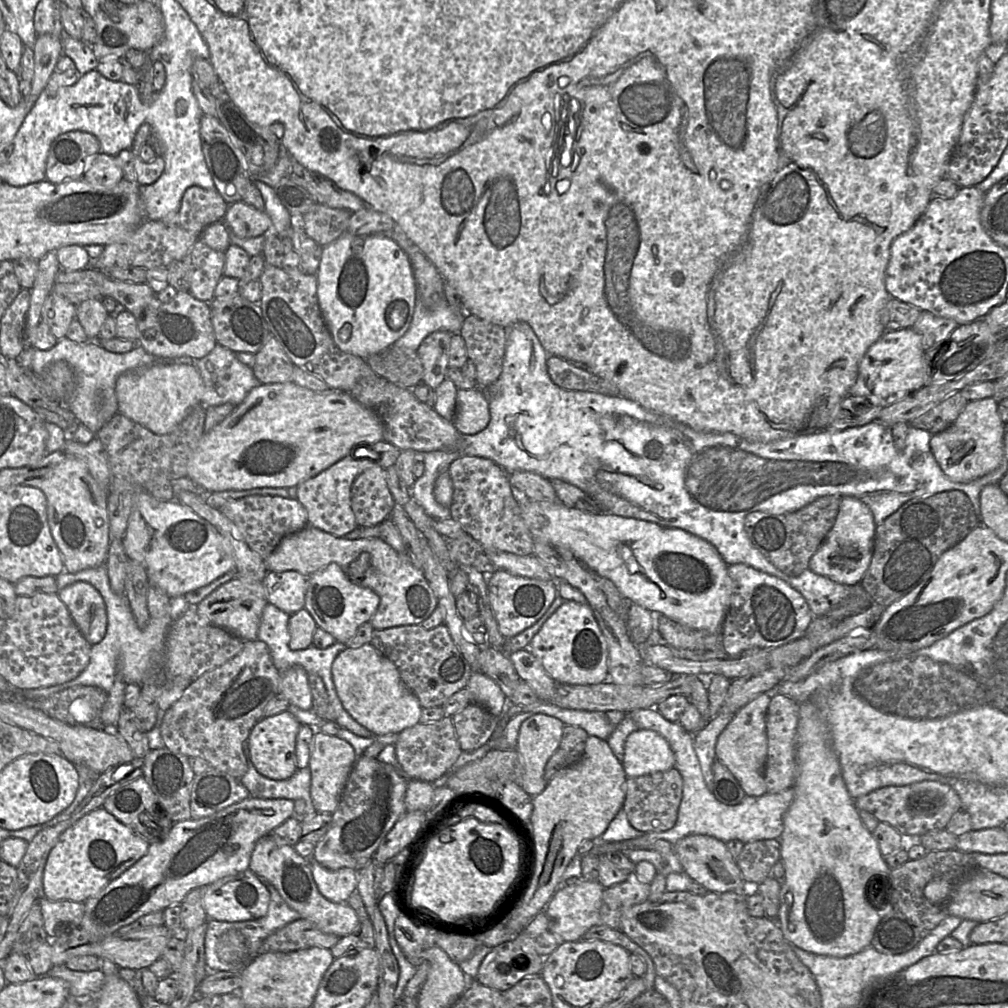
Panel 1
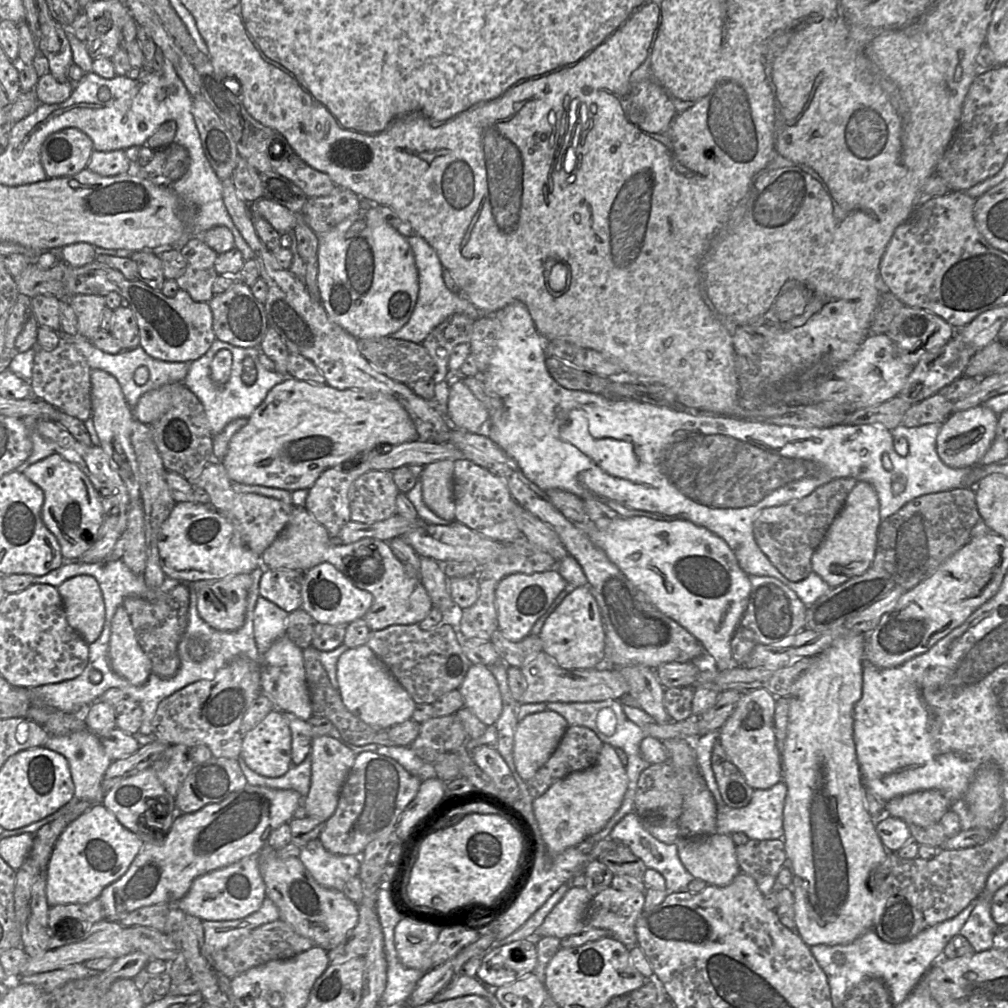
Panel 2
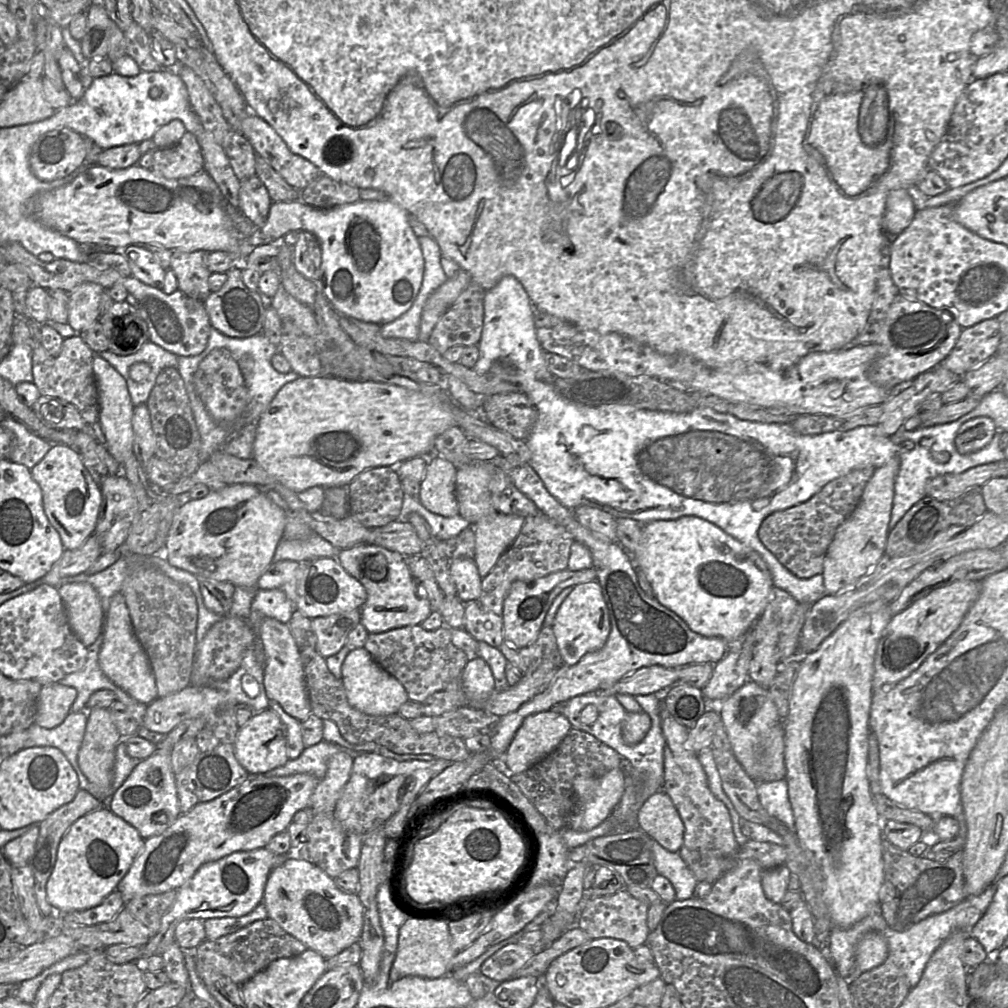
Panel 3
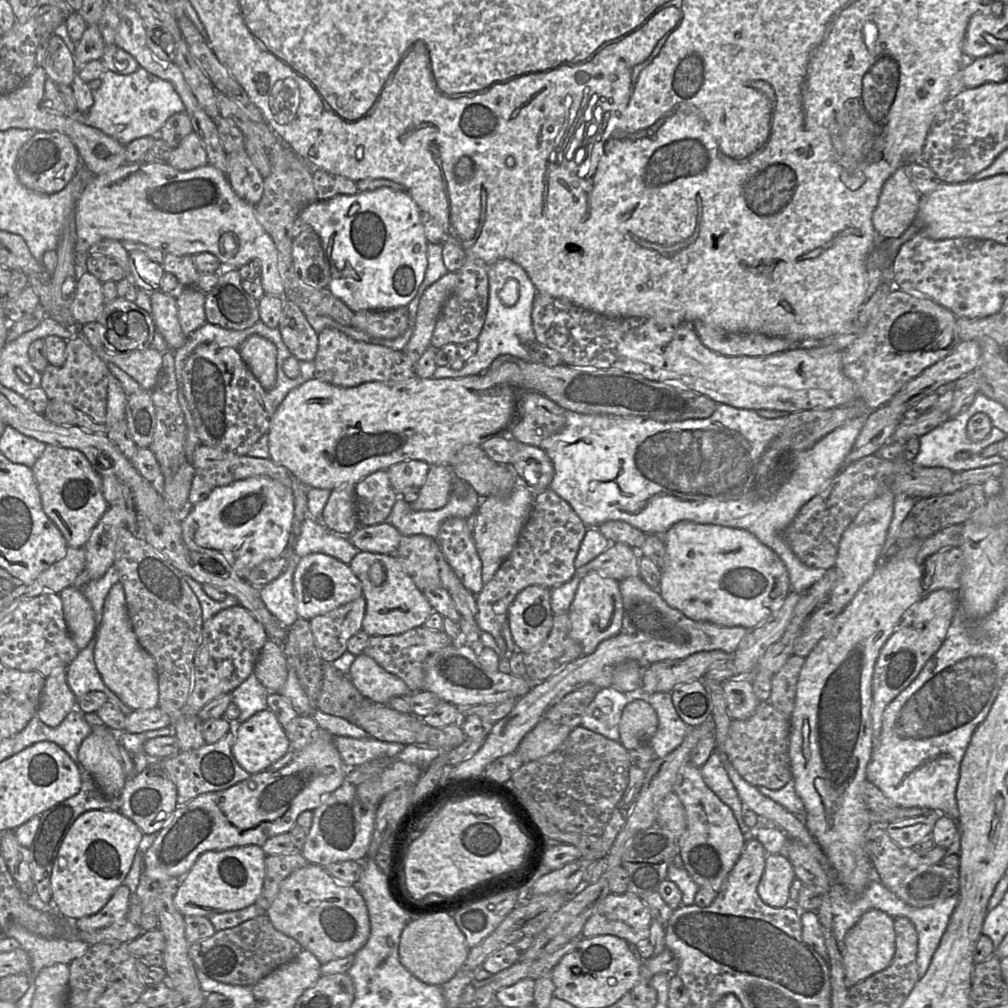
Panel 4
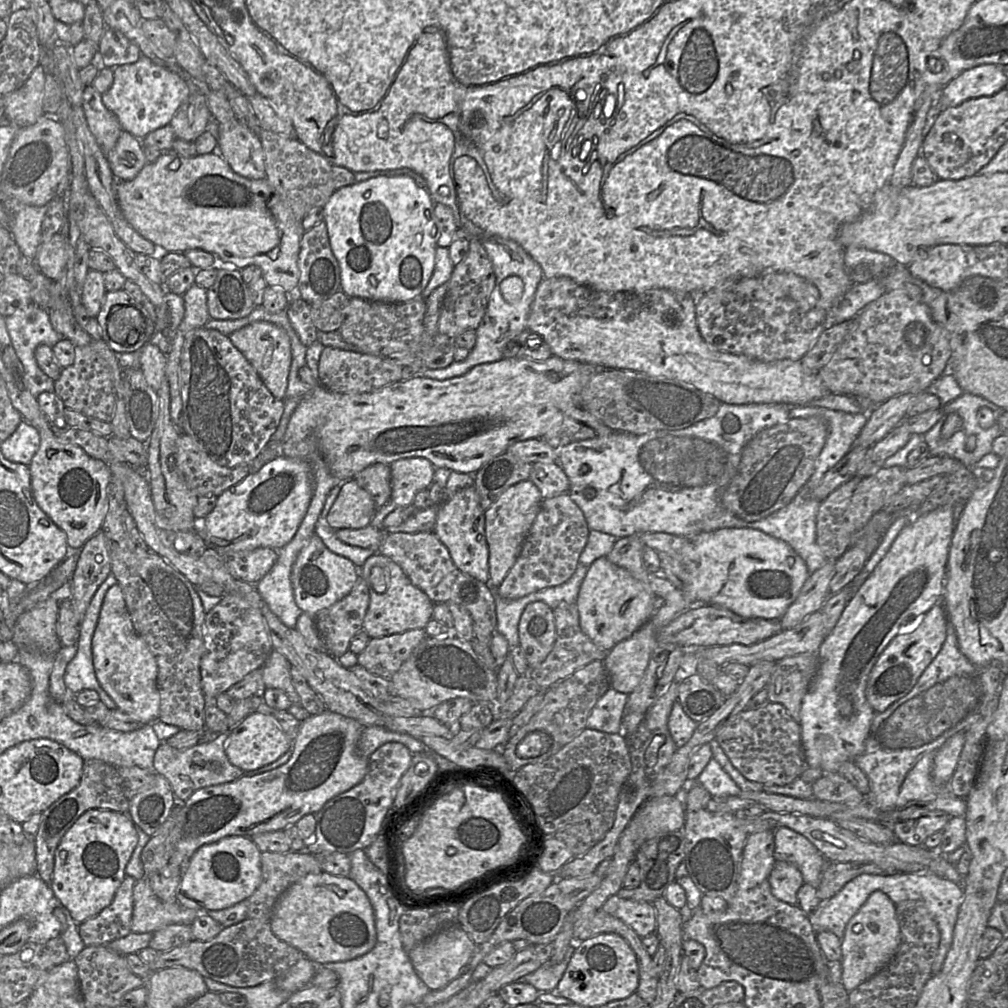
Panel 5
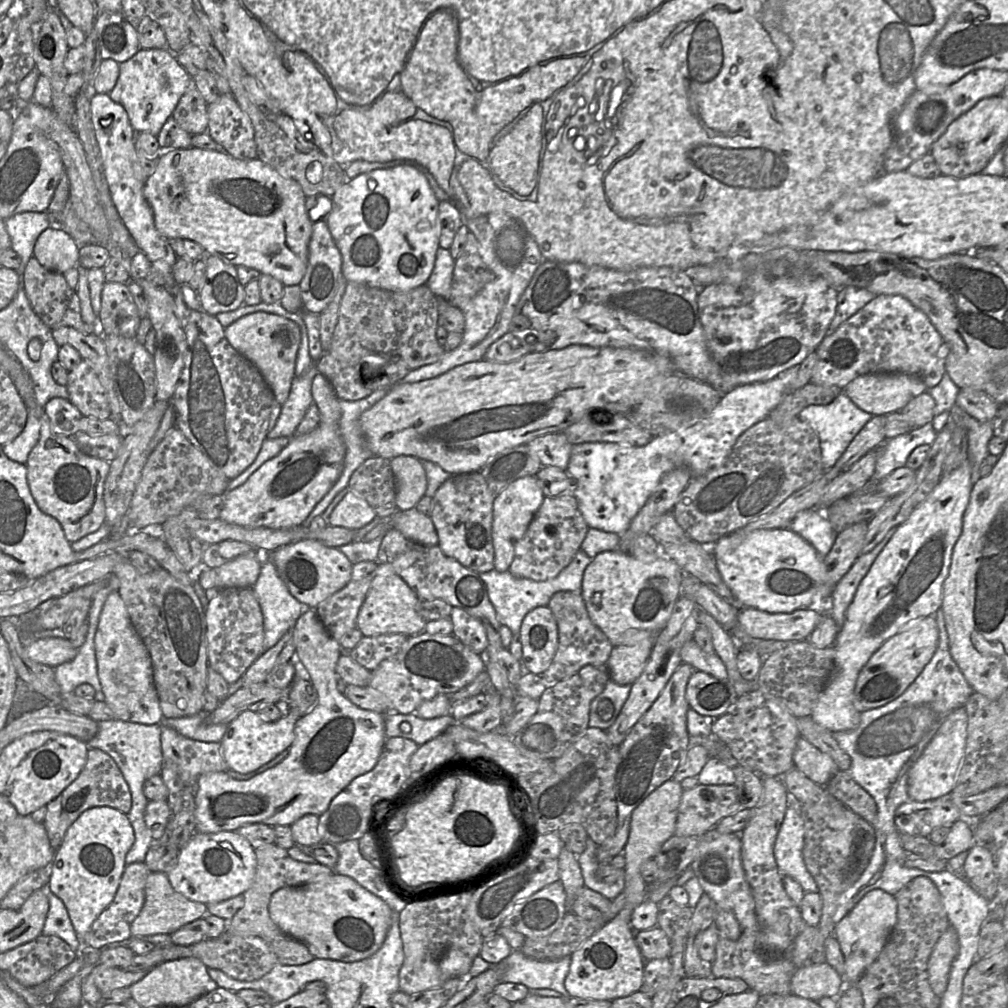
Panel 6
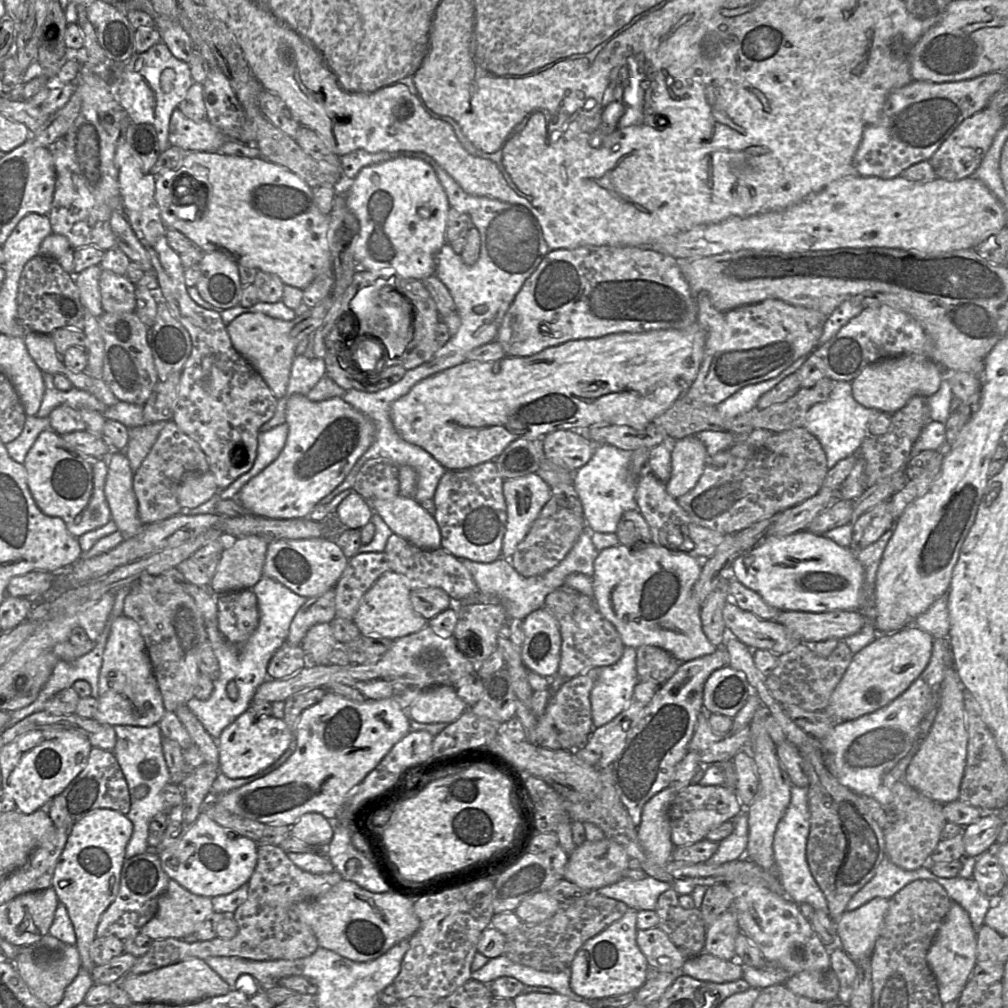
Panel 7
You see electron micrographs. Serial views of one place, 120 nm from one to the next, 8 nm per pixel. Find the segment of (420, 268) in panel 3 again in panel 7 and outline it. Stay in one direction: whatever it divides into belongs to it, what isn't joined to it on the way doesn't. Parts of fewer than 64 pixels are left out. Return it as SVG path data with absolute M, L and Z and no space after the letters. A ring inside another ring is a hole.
M398 156L385 162L363 167L355 179L348 182L347 191L345 192L346 203L348 208L359 221L359 232L354 237L354 258L358 263L358 266L362 269L371 271L391 269L395 270L398 275L403 278L412 278L420 281L435 274L436 255L441 247L446 244L445 230L450 204L448 202L447 194L443 189L433 167L419 158Z

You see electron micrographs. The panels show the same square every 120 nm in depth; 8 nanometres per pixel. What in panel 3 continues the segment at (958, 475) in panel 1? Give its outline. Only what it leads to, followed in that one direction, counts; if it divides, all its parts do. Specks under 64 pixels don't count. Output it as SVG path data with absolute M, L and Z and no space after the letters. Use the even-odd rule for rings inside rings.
M978 416L964 422L957 431L955 447L960 454L968 454L984 448L993 438L997 428L994 421Z

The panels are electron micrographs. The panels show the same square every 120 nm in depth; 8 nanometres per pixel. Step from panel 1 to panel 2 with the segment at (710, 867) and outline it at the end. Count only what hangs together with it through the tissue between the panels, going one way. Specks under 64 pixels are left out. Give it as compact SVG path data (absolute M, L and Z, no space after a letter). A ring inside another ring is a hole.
M713 833L701 837L680 837L678 856L685 869L709 885L727 886L740 872L736 845L731 835Z

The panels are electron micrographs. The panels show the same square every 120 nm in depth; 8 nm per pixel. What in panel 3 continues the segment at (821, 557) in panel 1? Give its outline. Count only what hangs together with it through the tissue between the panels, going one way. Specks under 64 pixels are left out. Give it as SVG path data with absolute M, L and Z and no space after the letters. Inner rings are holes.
M895 456L883 466L876 468L863 490L859 503L837 528L826 552L823 570L820 574L823 576L826 594L835 595L853 586L869 573L884 554L889 532L888 524L894 497L895 478L899 467L899 458Z

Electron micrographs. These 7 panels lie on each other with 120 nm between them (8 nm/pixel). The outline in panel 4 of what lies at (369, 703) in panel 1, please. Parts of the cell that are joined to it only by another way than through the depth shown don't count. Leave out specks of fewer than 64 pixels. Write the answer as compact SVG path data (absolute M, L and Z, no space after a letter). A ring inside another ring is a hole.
M364 653L355 657L348 676L357 691L374 703L386 705L391 698L410 693L400 678L385 671Z

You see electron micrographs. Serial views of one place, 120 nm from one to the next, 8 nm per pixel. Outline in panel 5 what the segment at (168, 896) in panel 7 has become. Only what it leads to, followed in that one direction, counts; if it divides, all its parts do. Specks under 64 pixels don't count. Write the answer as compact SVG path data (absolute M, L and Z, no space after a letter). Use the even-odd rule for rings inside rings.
M147 878L140 879L133 887L133 914L130 928L133 933L153 933L168 925L190 925L198 915L207 915L207 912L184 908L177 901L165 903L154 894Z

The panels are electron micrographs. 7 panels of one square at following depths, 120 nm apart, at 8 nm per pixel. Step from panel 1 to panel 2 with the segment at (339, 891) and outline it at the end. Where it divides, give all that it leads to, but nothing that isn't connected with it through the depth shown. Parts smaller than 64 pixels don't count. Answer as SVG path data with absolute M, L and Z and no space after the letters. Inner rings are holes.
M319 838L301 848L299 859L318 884L342 892L347 881L359 874L361 865L359 856L327 851Z

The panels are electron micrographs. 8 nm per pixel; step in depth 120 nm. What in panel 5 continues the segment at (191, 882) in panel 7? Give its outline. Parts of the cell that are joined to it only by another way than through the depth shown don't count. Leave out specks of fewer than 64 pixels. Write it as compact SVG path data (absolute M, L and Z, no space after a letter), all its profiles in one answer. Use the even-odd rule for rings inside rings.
M227 836L201 846L190 858L176 891L179 905L197 911L229 908L247 900L261 883L261 852L245 836Z

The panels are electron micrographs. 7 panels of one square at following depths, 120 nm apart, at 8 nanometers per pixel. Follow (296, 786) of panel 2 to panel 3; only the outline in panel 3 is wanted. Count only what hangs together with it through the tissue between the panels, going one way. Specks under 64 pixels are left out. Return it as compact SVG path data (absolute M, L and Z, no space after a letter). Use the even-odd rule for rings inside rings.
M327 742L305 748L296 759L289 759L286 764L263 774L265 777L284 777L295 774L311 774L321 780L327 771L328 759L337 752L345 751L338 744Z

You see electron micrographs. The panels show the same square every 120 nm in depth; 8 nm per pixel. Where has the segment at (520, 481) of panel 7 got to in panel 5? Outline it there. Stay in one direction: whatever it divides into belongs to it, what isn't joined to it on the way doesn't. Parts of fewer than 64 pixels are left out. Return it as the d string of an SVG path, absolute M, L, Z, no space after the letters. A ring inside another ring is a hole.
M528 479L510 486L485 510L485 537L489 549L487 584L491 588L497 588L515 564L543 499L540 490Z

